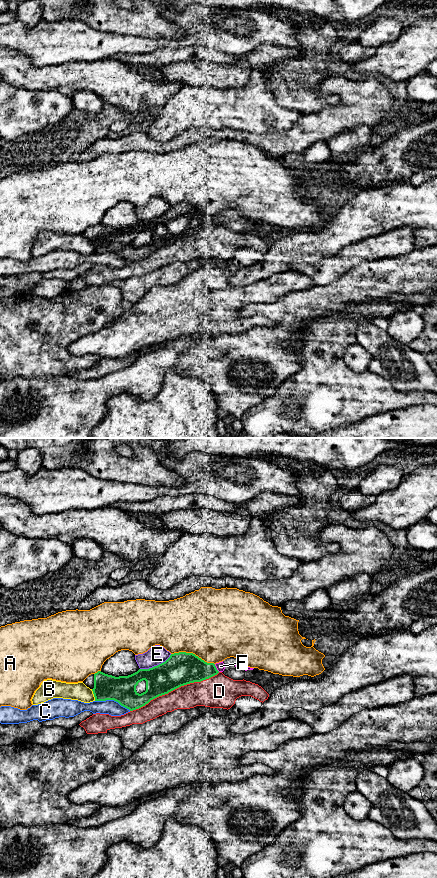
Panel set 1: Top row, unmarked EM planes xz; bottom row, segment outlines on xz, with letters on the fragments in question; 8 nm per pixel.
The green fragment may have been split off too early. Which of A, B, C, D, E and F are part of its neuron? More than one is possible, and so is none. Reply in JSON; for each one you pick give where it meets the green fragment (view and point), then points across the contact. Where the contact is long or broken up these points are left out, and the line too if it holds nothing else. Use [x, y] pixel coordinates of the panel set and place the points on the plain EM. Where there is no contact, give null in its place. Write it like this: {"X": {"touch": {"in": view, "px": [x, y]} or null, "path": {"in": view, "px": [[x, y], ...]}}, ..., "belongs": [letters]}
{"F": {"touch": {"in": "xz", "px": [216, 220]}}, "belongs": ["F"]}

